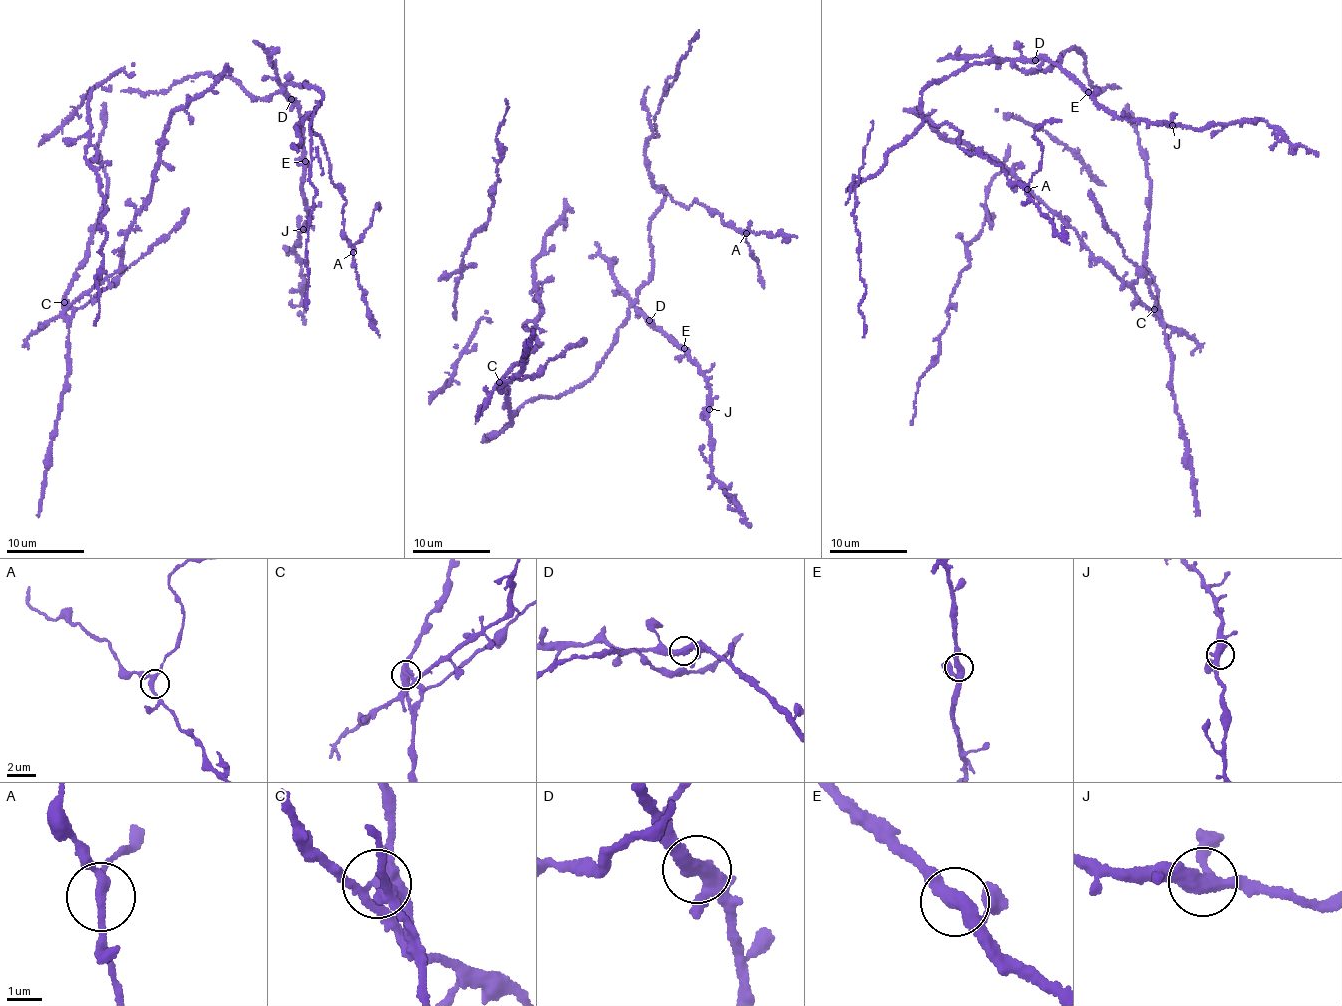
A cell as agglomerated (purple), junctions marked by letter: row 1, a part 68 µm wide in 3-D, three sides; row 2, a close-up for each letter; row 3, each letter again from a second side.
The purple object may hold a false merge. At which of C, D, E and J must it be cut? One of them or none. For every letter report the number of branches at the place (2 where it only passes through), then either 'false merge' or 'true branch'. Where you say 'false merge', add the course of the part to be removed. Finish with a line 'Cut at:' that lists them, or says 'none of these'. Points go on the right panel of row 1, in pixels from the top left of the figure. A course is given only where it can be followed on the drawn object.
C: branches 3; false merge
D: branches 2; true branch
E: branches 3; true branch
J: branches 3; true branch
Cut at: C

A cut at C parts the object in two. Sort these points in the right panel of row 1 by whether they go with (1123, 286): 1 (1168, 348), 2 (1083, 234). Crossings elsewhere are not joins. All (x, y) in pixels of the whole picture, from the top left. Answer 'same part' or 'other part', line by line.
1: other part
2: same part

